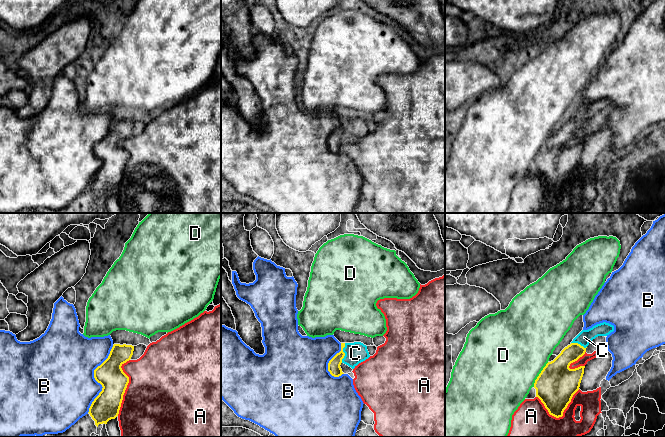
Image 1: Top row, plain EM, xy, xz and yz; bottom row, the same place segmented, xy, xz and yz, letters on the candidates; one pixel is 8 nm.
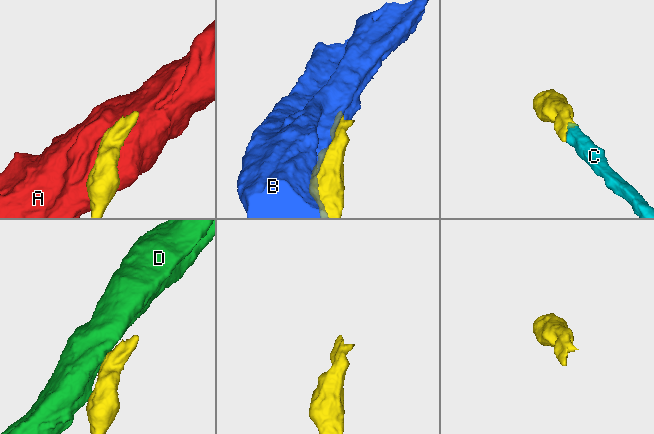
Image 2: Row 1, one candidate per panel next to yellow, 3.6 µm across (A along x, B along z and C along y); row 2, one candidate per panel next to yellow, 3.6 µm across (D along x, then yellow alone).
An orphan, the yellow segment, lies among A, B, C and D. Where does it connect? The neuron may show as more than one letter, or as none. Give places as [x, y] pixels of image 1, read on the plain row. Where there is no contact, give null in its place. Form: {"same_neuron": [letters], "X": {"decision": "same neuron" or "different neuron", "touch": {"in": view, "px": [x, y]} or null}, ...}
{"same_neuron": ["C"], "A": {"decision": "different neuron", "touch": {"in": "xy", "px": [126, 163]}}, "B": {"decision": "different neuron", "touch": {"in": "xy", "px": [95, 155]}}, "C": {"decision": "same neuron", "touch": {"in": "xz", "px": [344, 129]}}, "D": {"decision": "different neuron", "touch": {"in": "yz", "px": [539, 150]}}}

